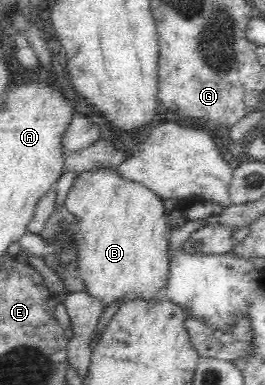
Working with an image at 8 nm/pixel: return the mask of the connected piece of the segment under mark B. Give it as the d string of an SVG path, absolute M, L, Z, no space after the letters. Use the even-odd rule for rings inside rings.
M100 165L76 173L65 207L77 218L77 273L86 292L104 300L106 306L123 298L126 301L163 294L170 263L170 233L168 211L159 194L139 181L124 177L116 165Z

